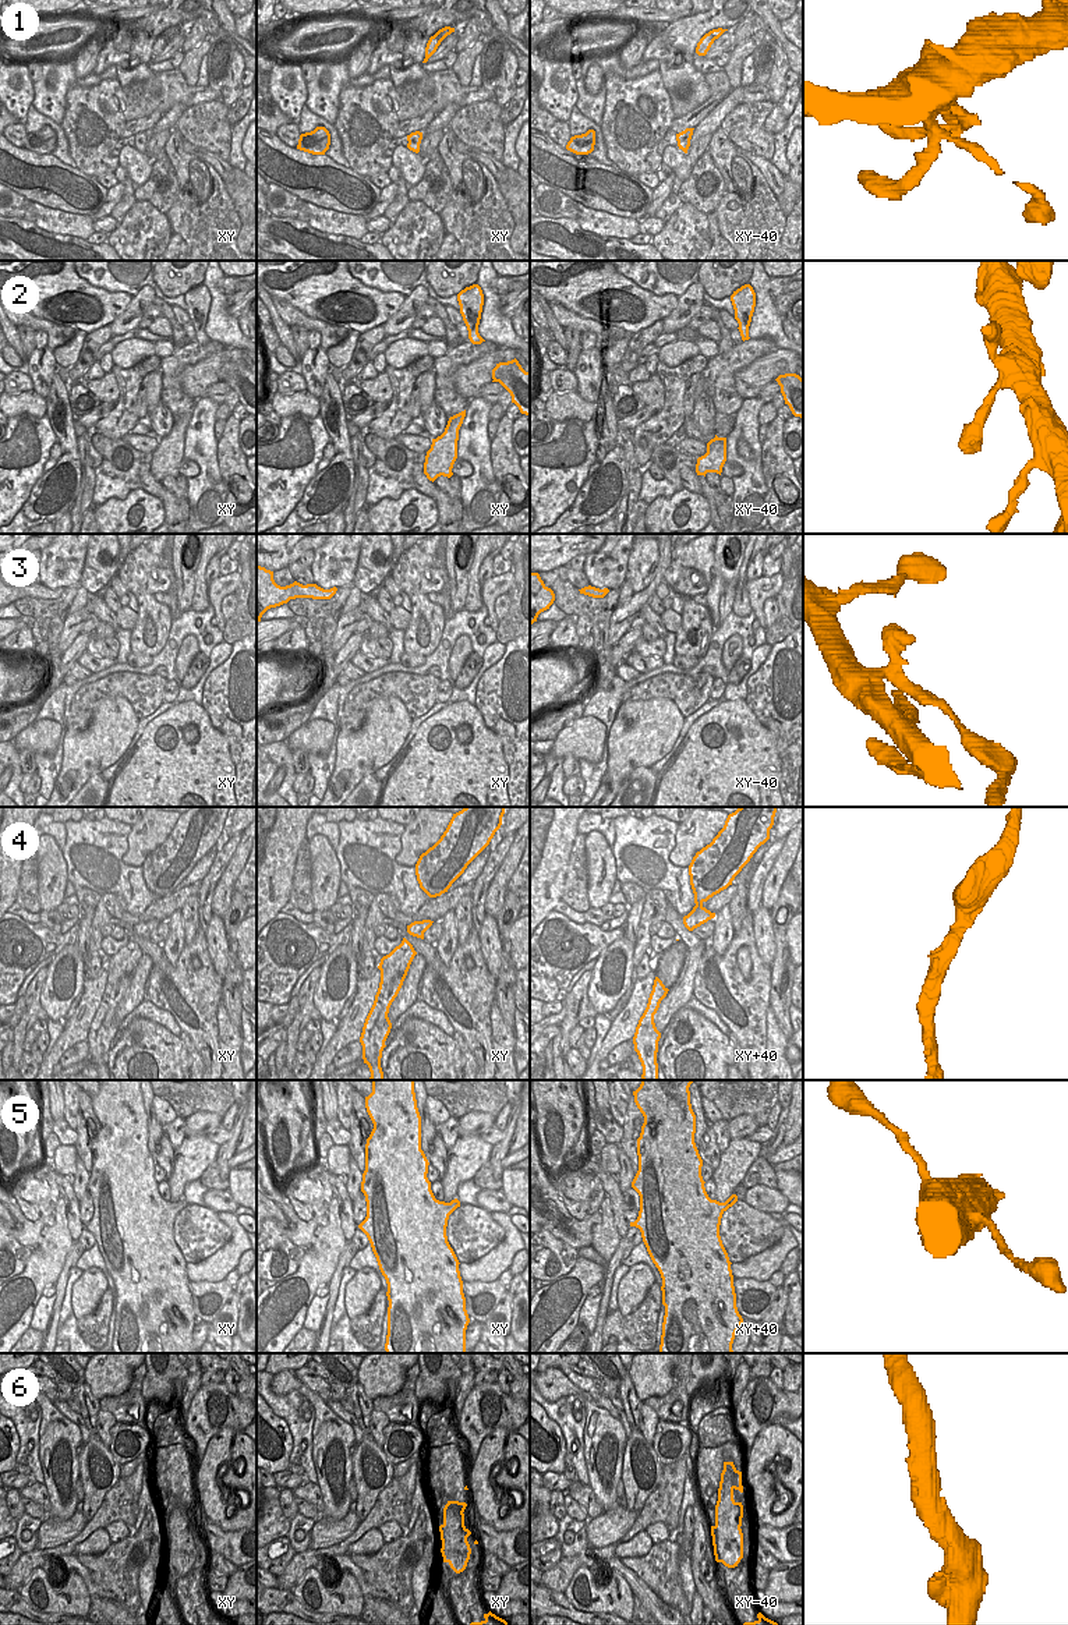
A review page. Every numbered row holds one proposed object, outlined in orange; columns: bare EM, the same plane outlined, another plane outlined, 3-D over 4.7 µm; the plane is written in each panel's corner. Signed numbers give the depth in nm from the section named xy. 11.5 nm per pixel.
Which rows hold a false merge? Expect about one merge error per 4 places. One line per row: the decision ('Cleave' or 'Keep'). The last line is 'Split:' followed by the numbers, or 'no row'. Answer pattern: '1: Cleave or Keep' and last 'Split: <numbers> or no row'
1: Cleave
2: Keep
3: Cleave
4: Keep
5: Keep
6: Keep
Split: 1, 3.

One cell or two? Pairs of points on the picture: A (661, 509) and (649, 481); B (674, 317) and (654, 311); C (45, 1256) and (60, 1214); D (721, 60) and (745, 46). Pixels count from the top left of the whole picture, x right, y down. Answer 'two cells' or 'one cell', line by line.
A: two cells
B: two cells
C: one cell
D: two cells

